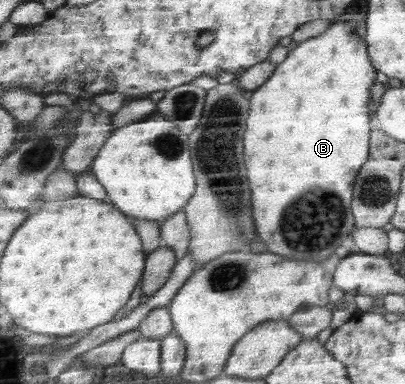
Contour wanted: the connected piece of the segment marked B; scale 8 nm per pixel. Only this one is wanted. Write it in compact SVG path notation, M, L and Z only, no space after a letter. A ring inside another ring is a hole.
M356 20L351 23L335 23L323 35L309 39L295 48L283 63L278 64L276 73L272 75L270 81L252 95L245 143L247 143L247 159L249 159L249 181L253 183L253 213L257 211L257 227L261 231L261 241L267 243L269 251L273 251L273 253L281 253L289 259L325 261L343 245L343 241L351 235L351 232L355 233L357 229L355 215L351 213L351 205L356 197L357 178L360 177L360 171L364 169L364 165L372 155L372 133L375 130L371 125L373 121L373 119L371 120L371 101L373 99L371 89L377 81L378 69L376 65L373 65L369 55L368 41L357 33Z

